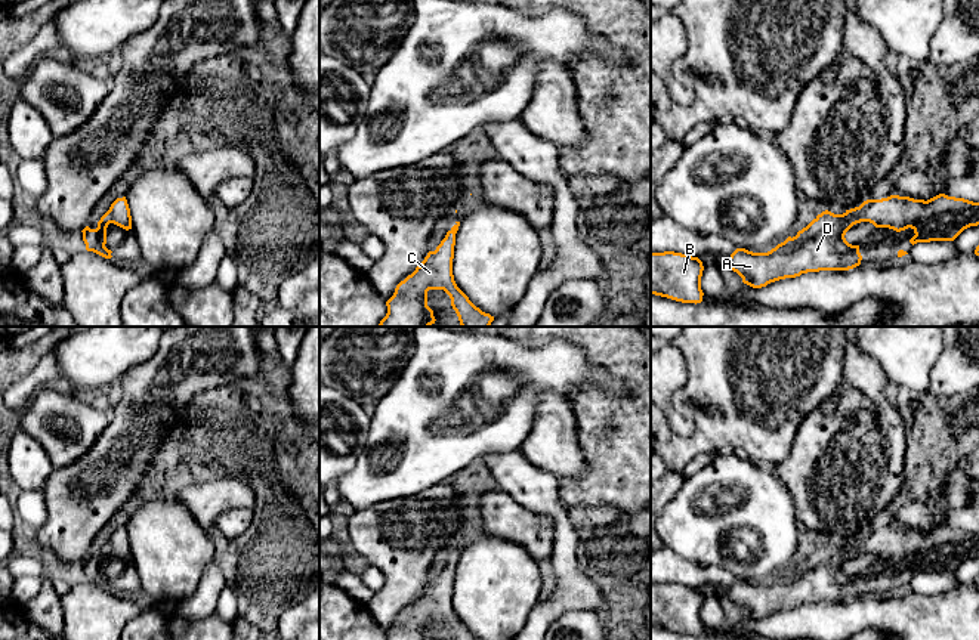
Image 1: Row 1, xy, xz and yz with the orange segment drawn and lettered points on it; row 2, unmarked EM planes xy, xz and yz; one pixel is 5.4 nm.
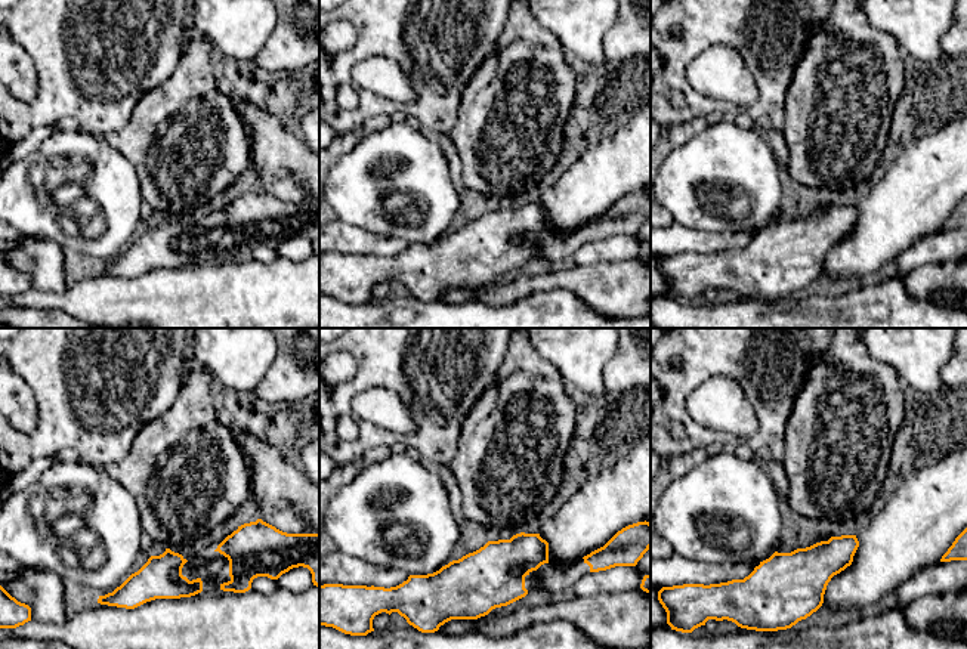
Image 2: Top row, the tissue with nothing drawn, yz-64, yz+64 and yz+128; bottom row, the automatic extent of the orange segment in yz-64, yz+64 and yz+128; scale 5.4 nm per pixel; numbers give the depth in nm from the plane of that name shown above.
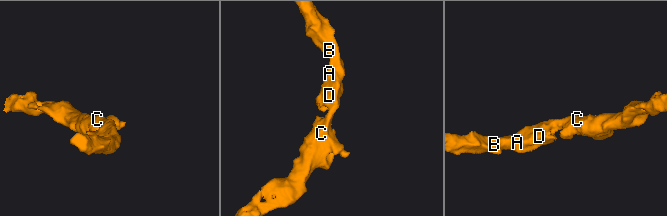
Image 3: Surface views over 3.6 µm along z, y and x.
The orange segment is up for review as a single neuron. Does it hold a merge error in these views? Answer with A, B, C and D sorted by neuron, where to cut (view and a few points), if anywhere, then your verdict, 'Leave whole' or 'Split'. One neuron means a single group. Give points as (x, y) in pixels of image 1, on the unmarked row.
Groups: A B C D. No split. Leave whole

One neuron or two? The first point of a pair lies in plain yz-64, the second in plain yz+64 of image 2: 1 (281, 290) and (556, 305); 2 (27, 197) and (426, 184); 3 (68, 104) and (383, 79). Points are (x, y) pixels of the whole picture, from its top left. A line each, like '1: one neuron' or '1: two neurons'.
1: two neurons
2: one neuron
3: two neurons

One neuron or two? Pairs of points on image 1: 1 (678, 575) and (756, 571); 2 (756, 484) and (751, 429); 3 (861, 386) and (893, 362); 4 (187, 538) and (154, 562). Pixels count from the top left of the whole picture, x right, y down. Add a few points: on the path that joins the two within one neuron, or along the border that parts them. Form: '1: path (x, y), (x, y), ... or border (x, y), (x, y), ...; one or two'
1: border (698, 562), (725, 568), (738, 578); two
2: border (747, 458), (768, 467); two
3: border (858, 346), (877, 362), (892, 385); two
4: path (179, 546), (161, 562); one

